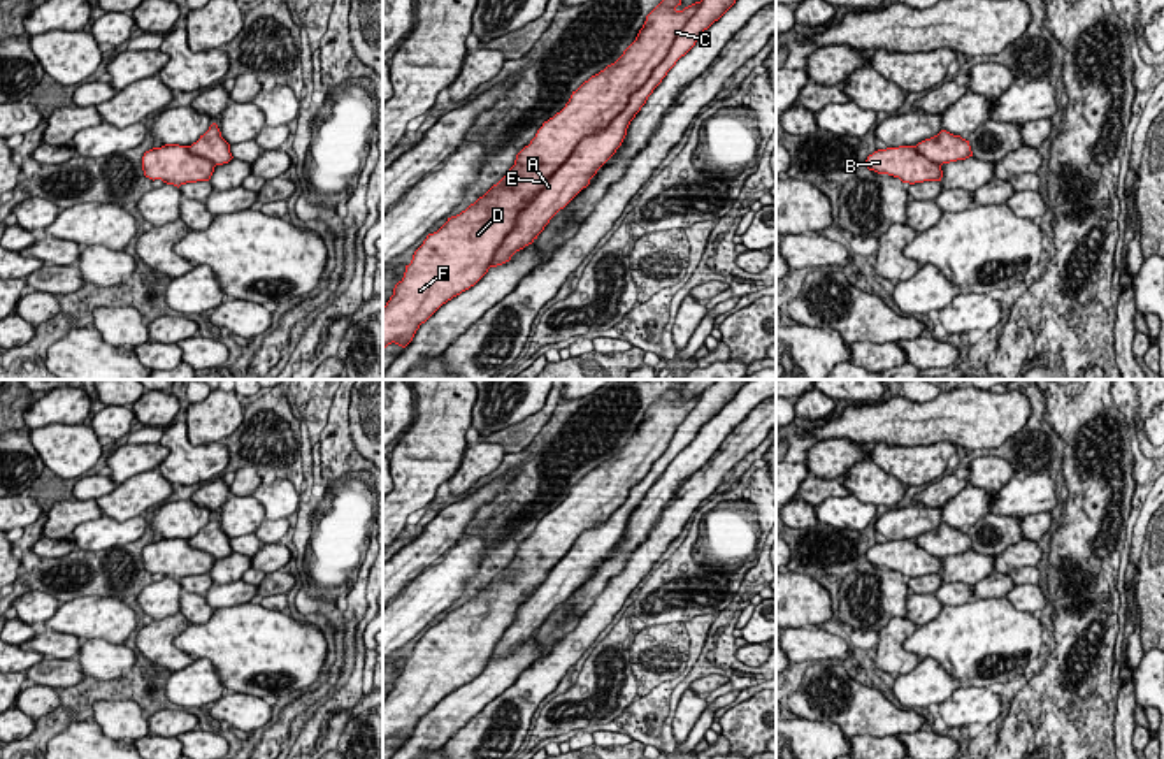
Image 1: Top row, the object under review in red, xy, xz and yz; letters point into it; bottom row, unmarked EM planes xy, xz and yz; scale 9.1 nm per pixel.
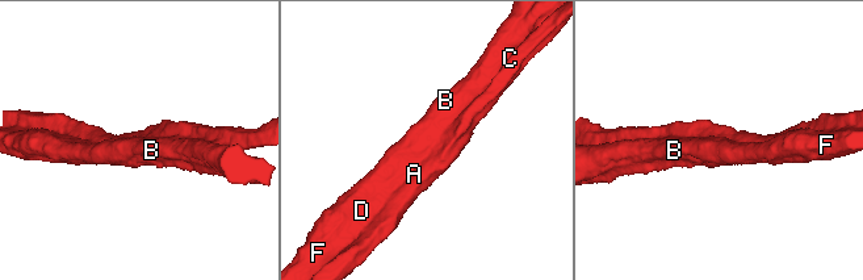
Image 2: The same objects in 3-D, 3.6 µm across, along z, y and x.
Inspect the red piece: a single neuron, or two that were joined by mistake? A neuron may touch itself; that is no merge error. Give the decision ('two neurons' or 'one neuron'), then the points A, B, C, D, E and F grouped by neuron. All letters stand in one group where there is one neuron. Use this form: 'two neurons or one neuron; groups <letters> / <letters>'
one neuron; groups A B C D E F

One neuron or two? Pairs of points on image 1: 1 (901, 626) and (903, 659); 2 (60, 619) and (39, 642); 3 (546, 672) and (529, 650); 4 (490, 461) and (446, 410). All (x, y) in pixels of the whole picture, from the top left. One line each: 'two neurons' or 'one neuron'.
1: one neuron
2: two neurons
3: two neurons
4: two neurons

